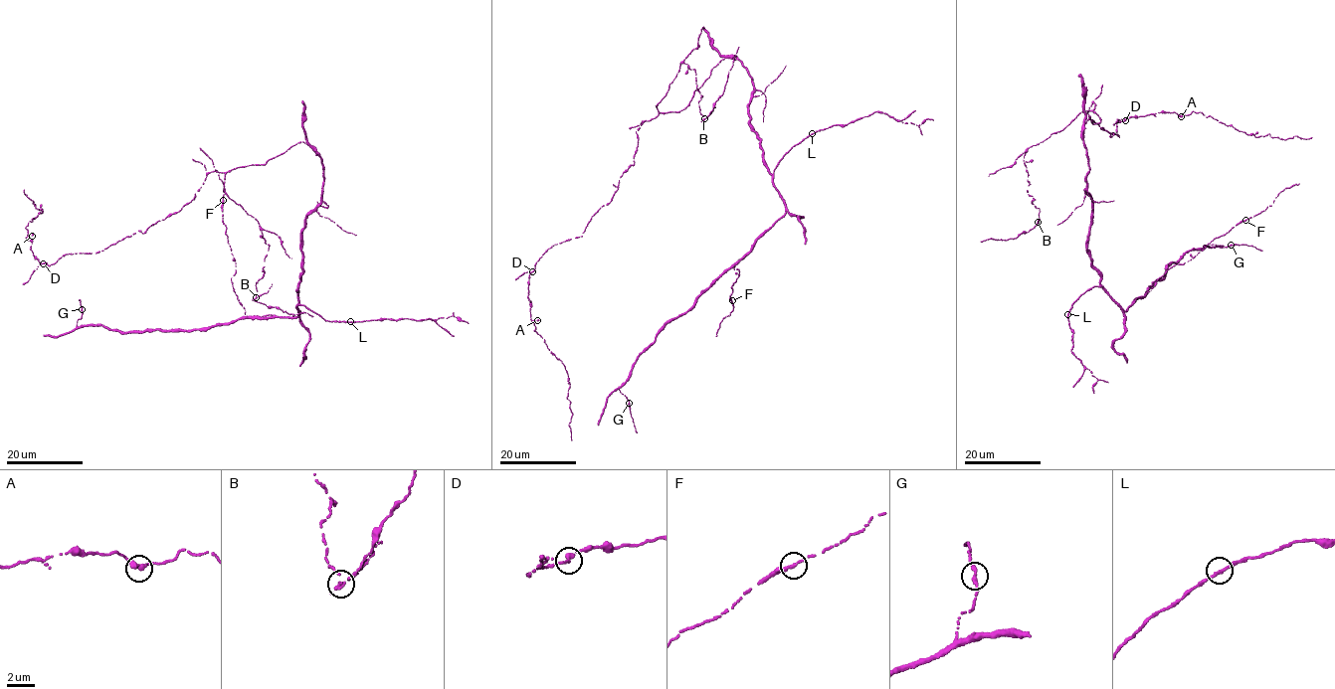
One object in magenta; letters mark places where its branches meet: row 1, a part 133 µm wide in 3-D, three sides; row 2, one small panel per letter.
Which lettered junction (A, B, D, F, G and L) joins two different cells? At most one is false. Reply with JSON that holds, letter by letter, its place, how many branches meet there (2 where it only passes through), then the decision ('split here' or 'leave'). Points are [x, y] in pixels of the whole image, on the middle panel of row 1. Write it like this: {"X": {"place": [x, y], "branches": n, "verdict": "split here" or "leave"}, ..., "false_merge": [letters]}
{"A": {"place": [537, 320], "branches": 2, "verdict": "leave"}, "B": {"place": [704, 118], "branches": 2, "verdict": "split here"}, "D": {"place": [532, 271], "branches": 2, "verdict": "leave"}, "F": {"place": [732, 300], "branches": 2, "verdict": "leave"}, "G": {"place": [629, 403], "branches": 2, "verdict": "leave"}, "L": {"place": [812, 133], "branches": 2, "verdict": "leave"}, "false_merge": ["B"]}

